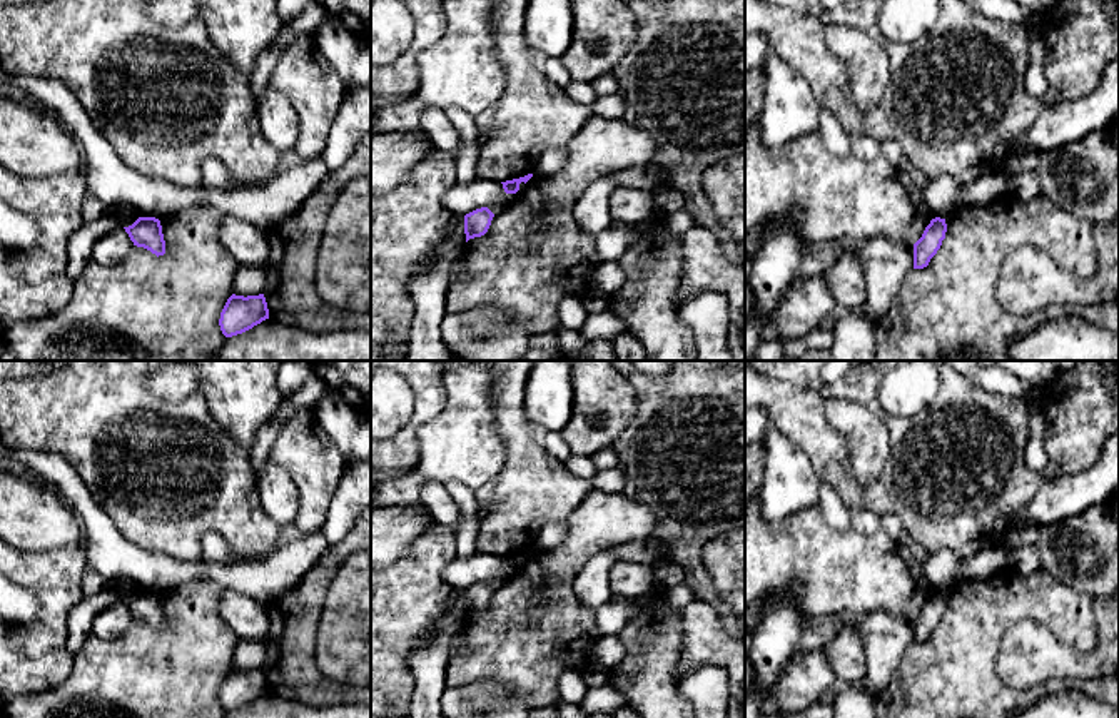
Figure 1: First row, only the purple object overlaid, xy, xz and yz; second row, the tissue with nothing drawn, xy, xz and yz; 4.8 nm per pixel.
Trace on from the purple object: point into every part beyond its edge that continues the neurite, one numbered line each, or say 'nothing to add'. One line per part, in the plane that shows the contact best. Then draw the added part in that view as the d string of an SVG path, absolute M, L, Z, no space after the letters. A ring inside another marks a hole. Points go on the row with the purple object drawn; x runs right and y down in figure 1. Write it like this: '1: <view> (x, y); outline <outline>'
nothing to add

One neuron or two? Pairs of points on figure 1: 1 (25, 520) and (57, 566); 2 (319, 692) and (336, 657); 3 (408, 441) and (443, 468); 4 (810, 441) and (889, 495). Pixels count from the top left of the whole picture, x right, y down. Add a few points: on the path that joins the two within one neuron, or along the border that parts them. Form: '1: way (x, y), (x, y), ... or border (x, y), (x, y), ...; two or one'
1: border (79, 541), (45, 551), (17, 551); two
2: border (319, 673), (351, 688); two
3: border (438, 414), (418, 428), (418, 463), (405, 473); two
4: way (830, 461), (859, 493), (869, 495); one

